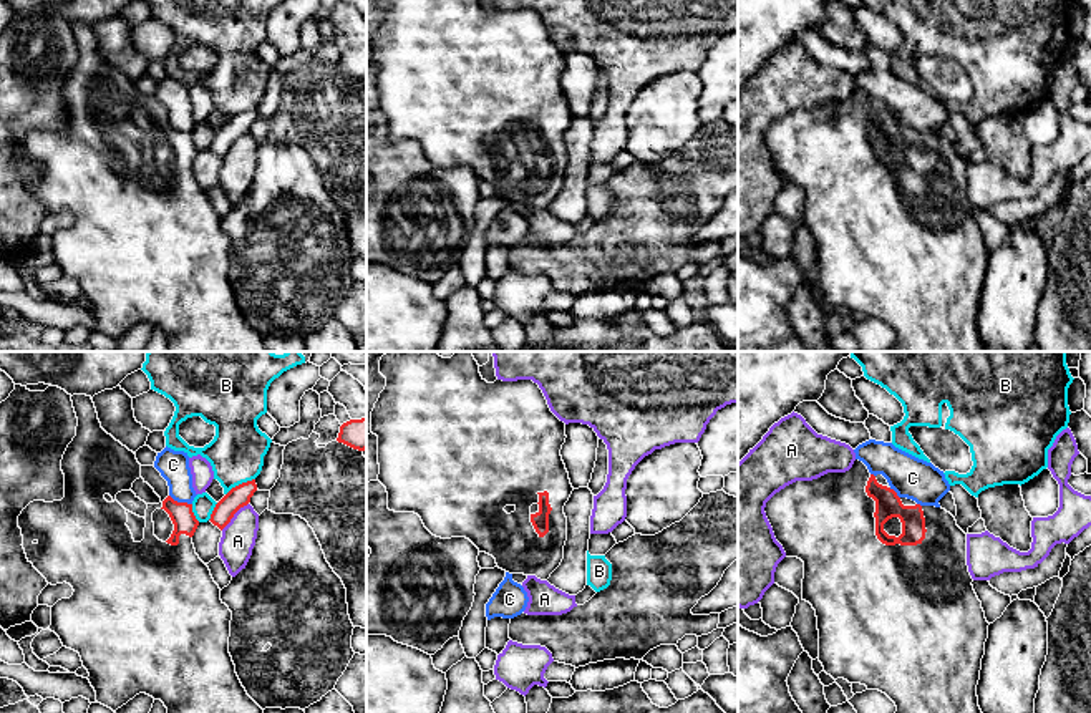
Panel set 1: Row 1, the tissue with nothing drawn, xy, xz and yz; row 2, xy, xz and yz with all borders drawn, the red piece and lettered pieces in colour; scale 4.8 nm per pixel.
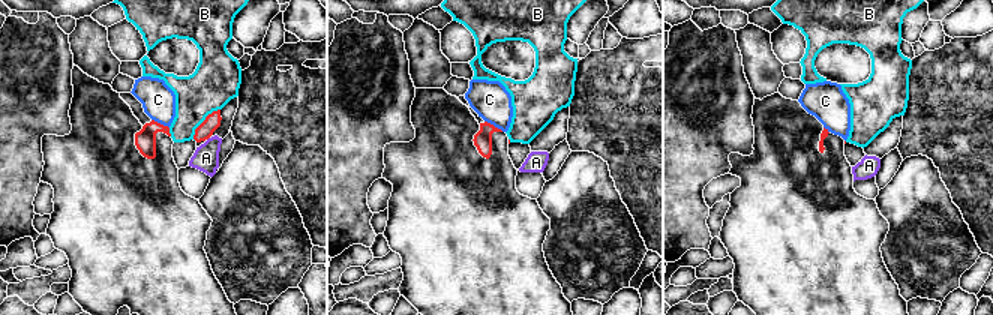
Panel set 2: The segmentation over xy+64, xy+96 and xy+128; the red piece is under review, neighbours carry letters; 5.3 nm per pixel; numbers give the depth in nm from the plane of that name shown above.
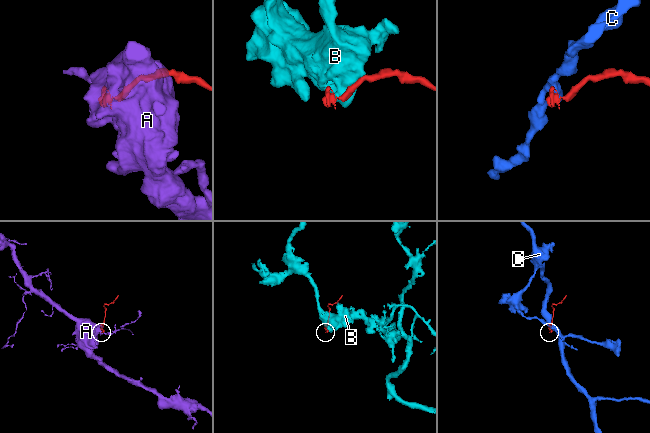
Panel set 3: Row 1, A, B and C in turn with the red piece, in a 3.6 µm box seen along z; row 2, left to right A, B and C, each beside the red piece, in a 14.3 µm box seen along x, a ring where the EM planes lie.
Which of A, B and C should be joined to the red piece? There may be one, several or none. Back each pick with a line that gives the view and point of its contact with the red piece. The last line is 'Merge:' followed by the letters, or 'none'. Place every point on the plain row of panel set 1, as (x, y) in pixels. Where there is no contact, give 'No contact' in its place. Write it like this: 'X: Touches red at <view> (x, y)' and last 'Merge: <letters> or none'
Merge: none

